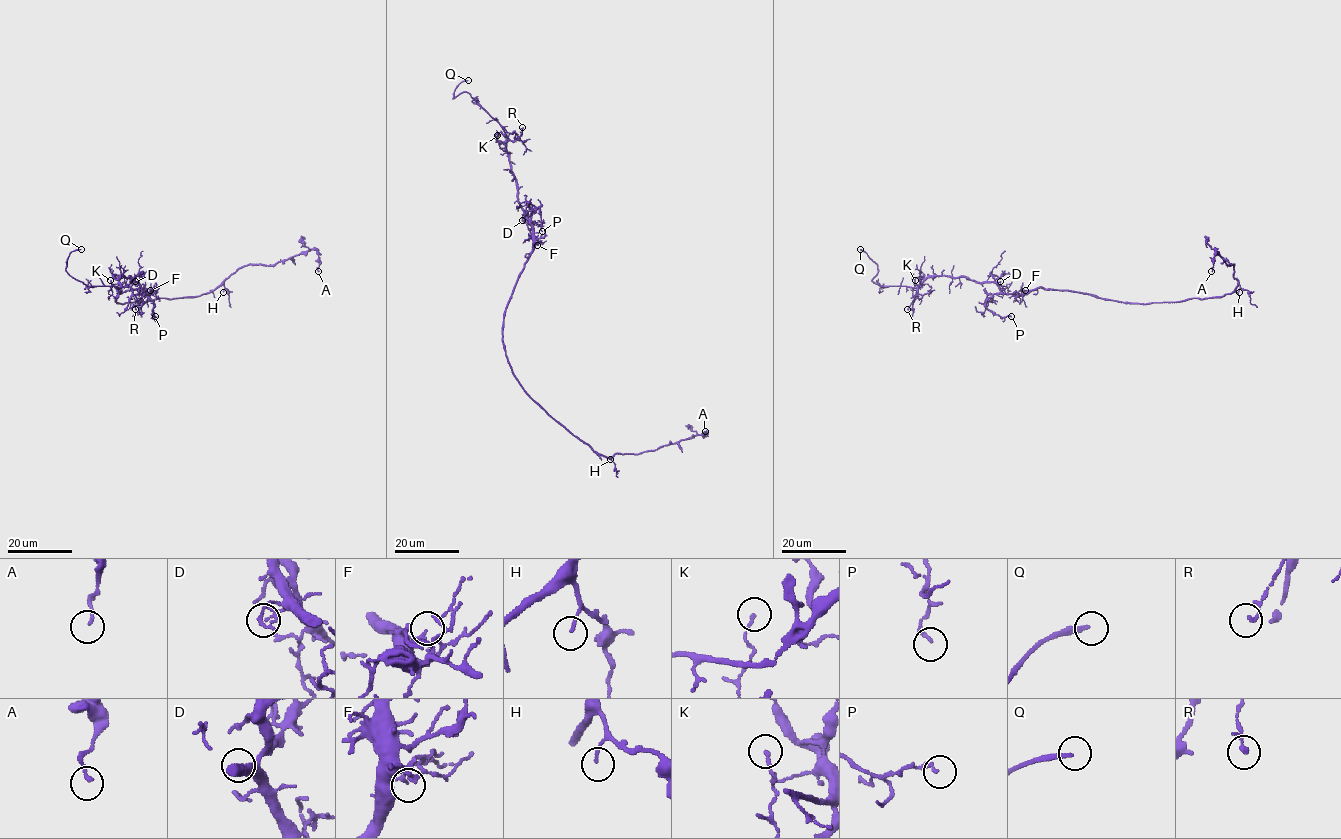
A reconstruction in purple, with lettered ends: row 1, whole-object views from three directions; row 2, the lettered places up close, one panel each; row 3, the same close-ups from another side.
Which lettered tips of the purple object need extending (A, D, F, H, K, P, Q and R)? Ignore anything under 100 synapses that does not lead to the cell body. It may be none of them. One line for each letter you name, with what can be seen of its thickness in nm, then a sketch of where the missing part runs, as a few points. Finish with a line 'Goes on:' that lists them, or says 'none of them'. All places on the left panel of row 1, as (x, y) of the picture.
Q: 200 nm thick; missing branch runs (81, 249), (98, 243), (106, 235), (112, 202)
Goes on: Q

